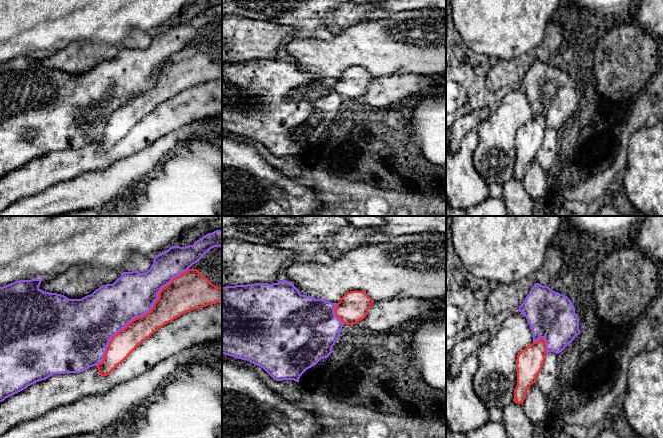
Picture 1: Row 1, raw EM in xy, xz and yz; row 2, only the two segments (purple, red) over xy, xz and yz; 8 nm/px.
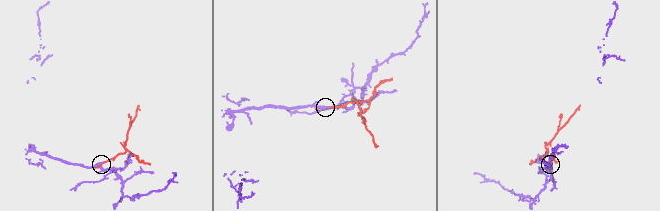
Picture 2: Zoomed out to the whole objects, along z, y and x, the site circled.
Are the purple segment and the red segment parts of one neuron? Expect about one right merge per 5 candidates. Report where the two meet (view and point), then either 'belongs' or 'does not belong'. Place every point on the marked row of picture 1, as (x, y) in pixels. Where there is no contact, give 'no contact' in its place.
xy (139, 316) | does not belong

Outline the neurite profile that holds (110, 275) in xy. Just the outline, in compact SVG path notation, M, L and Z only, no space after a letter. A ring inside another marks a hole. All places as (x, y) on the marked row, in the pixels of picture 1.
M137 259L124 264L121 269L72 267L54 276L43 278L39 289L61 294L69 299L81 299L102 285L113 284L123 272L132 271L138 271Z

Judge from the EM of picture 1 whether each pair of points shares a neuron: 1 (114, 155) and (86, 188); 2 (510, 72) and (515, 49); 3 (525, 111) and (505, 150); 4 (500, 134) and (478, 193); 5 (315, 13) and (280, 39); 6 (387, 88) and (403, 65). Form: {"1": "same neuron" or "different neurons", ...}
{"1": "different neurons", "2": "different neurons", "3": "same neuron", "4": "different neurons", "5": "different neurons", "6": "different neurons"}

